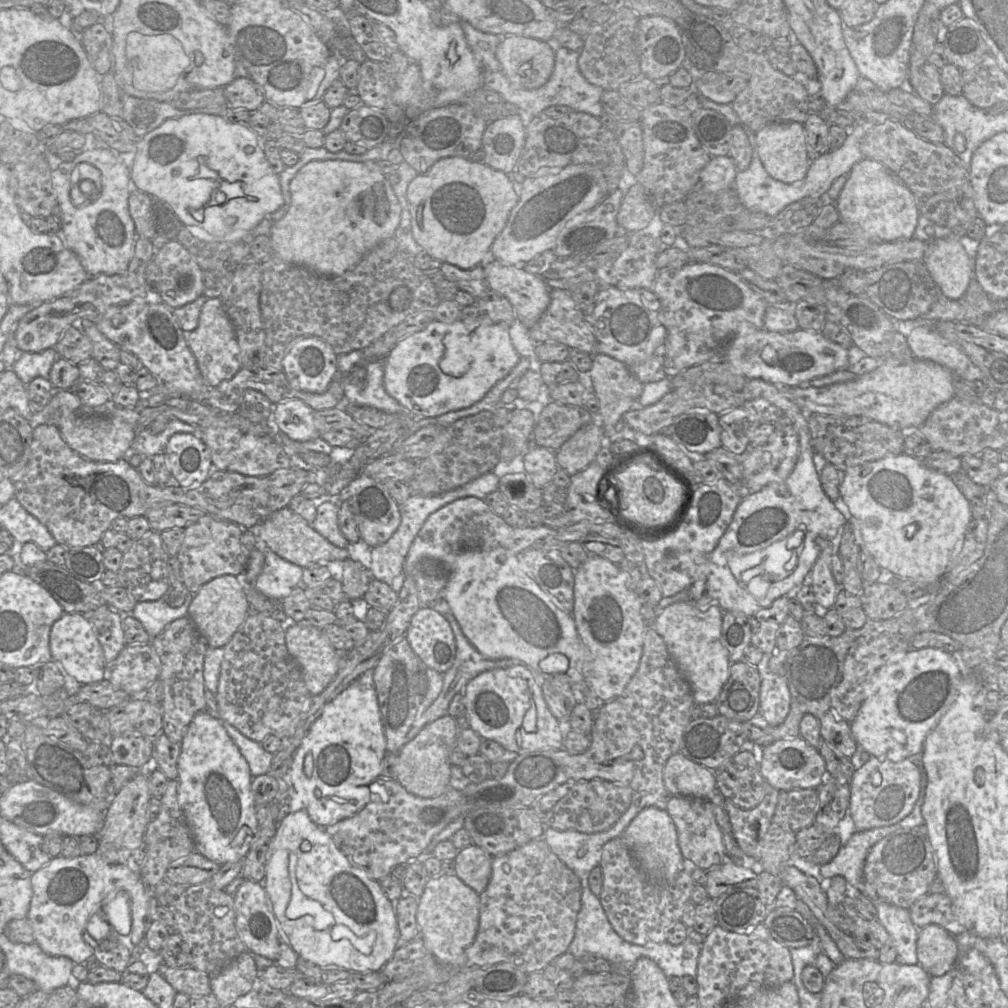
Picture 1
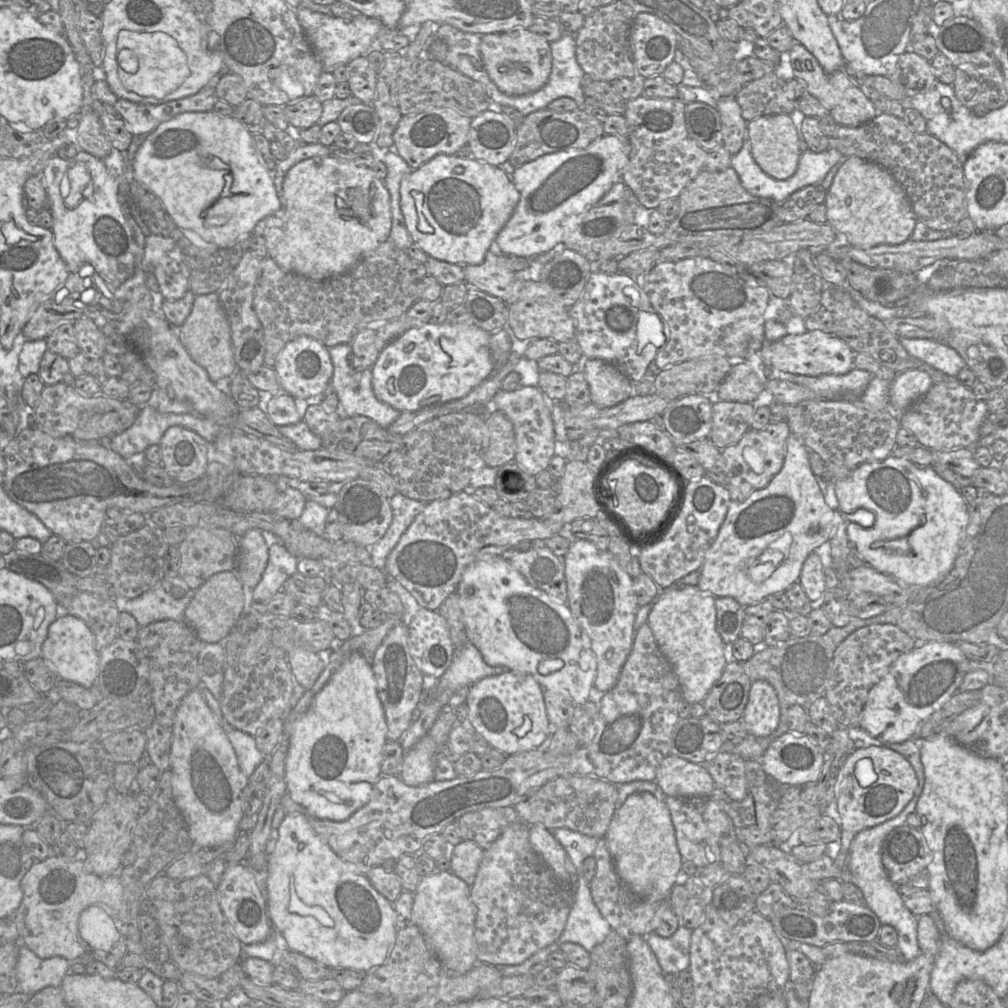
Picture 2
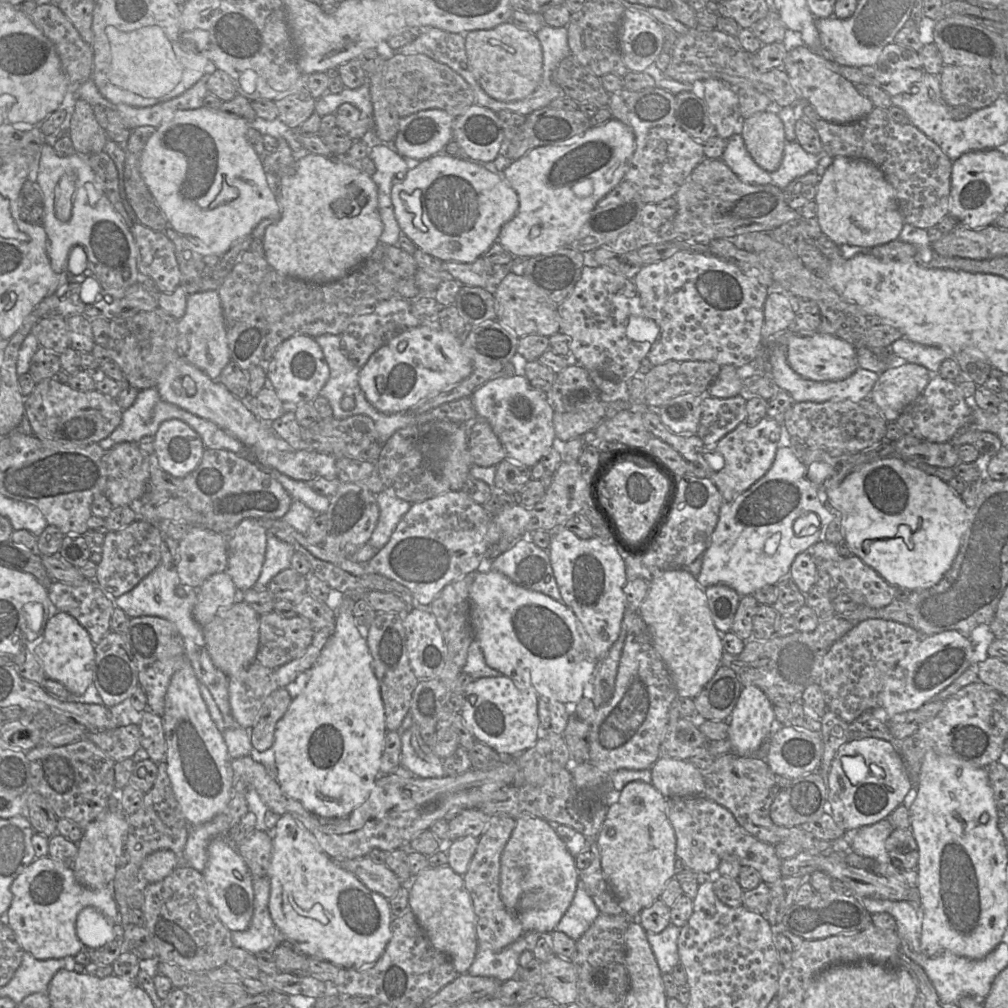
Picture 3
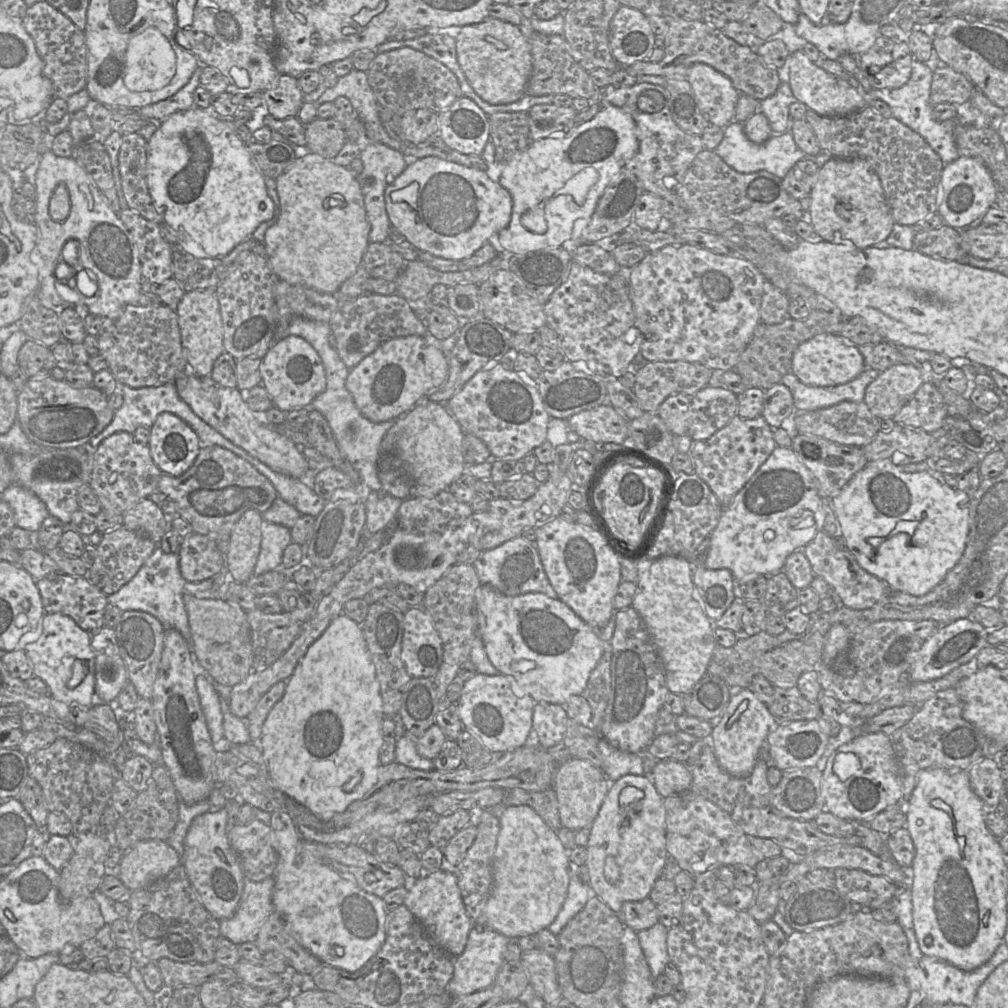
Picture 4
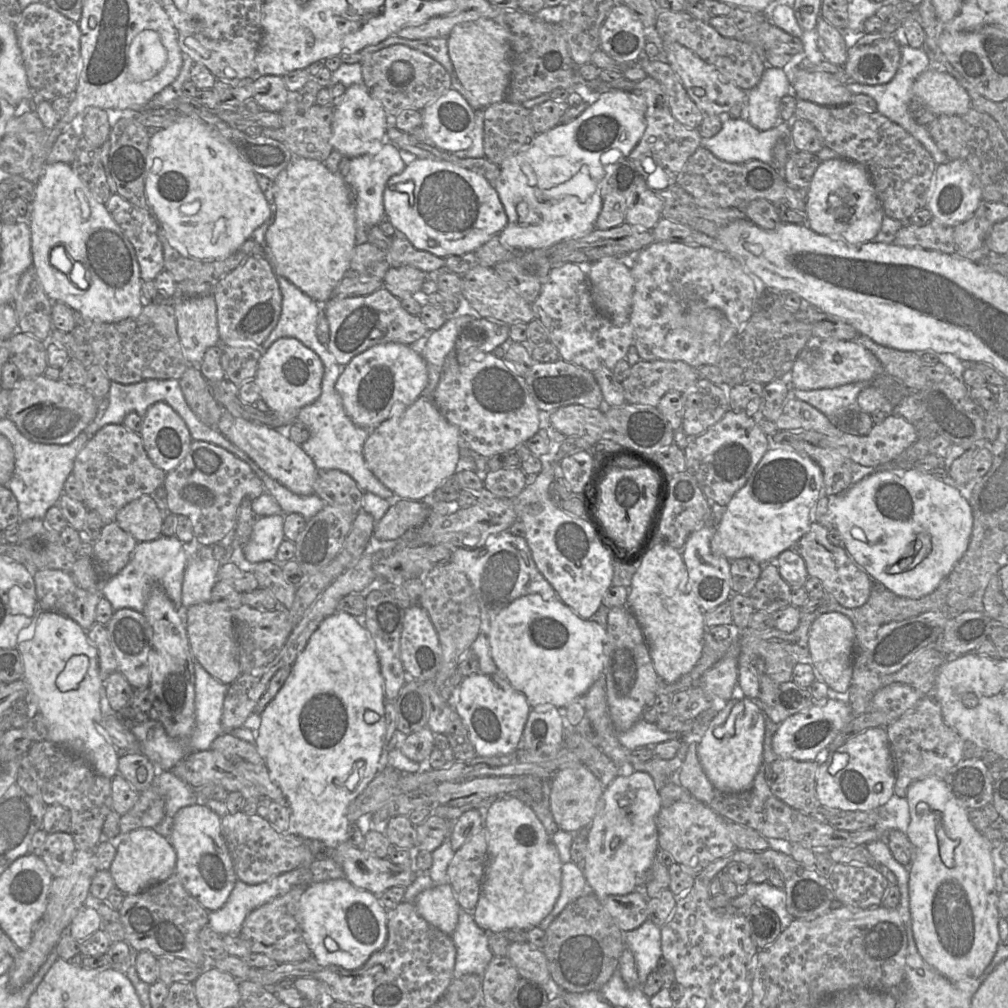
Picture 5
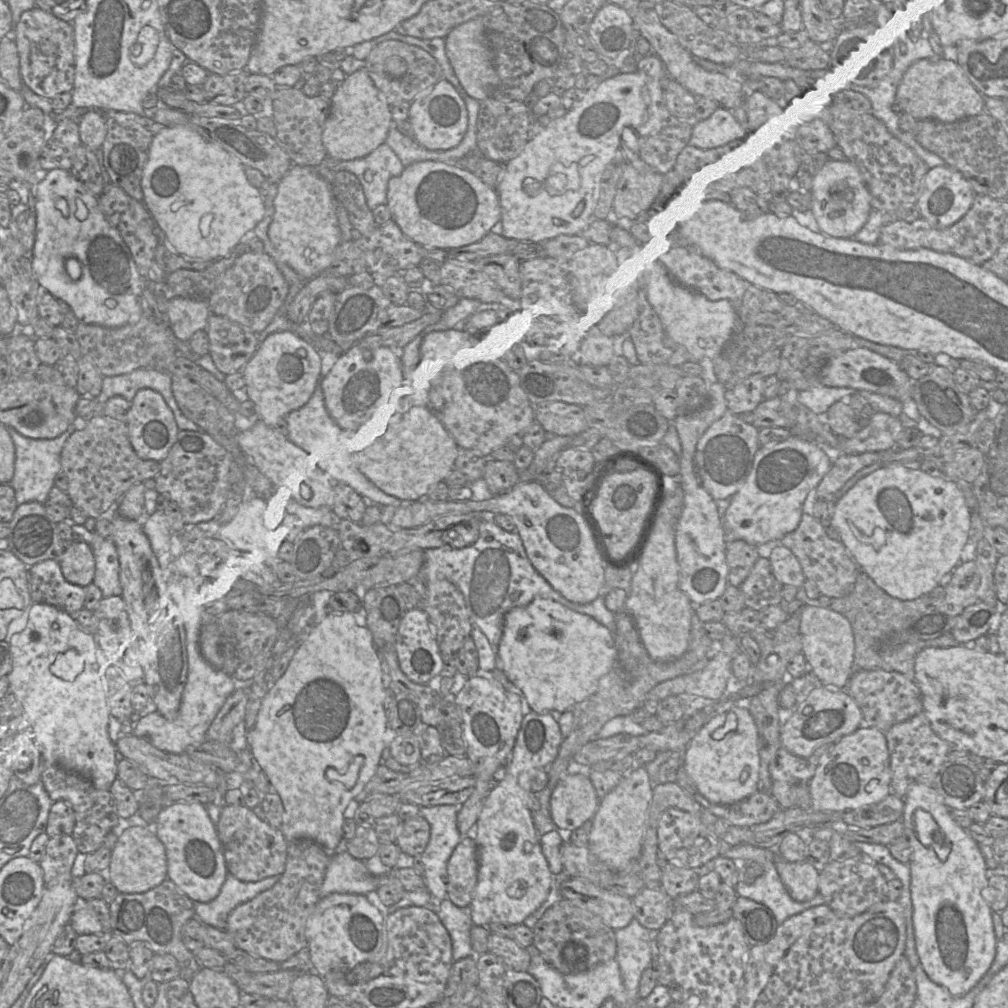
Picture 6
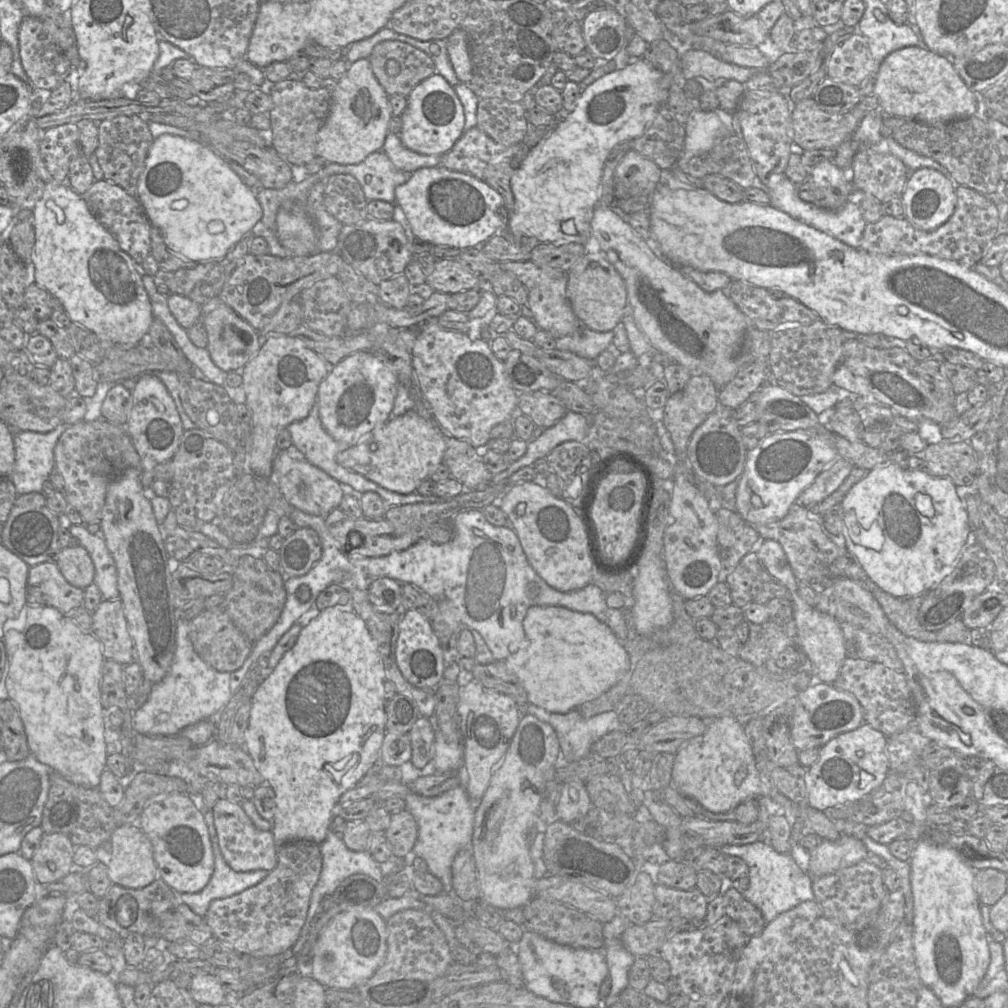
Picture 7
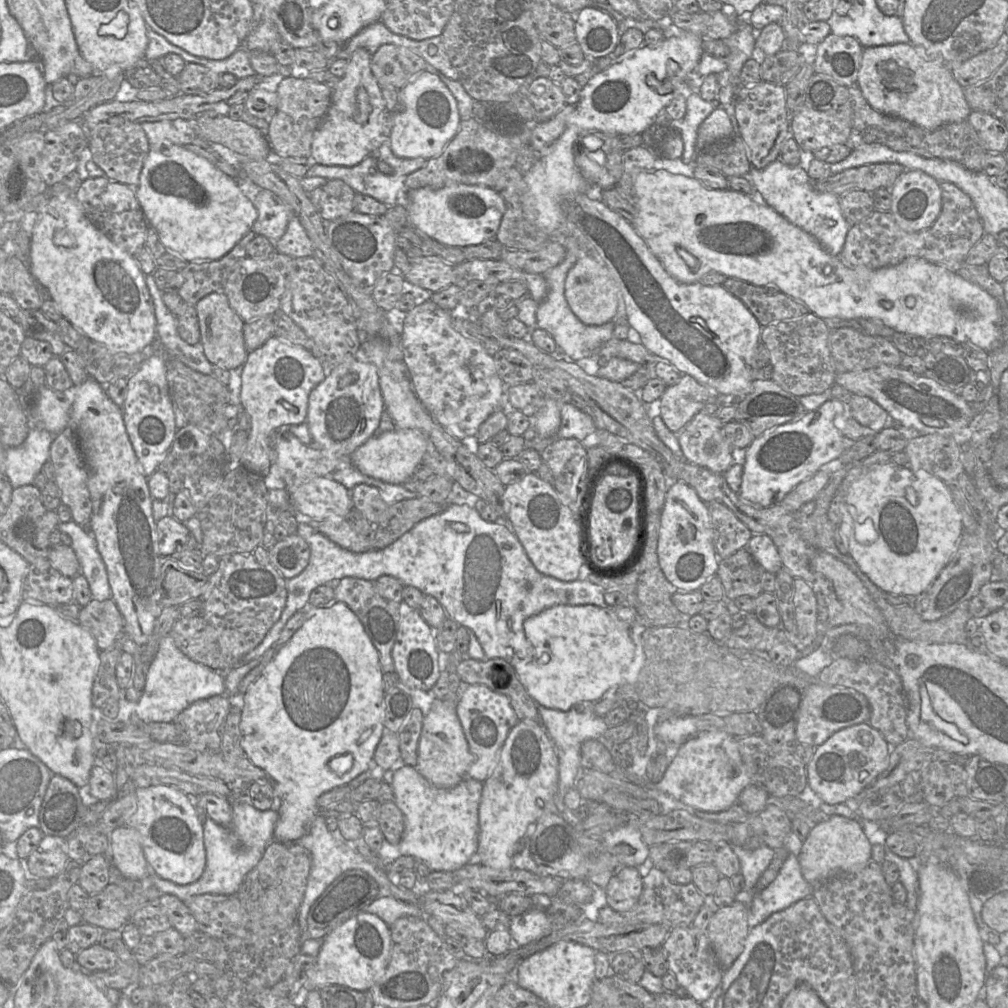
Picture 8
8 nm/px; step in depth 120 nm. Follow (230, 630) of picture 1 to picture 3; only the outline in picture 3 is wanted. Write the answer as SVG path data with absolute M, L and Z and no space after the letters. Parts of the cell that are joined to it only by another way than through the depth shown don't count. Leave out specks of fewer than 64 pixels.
M219 572L209 576L200 586L192 612L193 619L203 627L222 609L237 601L237 588L229 574Z

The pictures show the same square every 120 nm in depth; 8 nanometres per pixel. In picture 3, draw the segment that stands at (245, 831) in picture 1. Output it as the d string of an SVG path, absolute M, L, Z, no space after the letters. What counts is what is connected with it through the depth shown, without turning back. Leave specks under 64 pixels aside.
M188 659L171 678L161 718L167 747L167 773L174 795L190 826L209 822L227 808L234 796L234 773L223 733L210 716Z

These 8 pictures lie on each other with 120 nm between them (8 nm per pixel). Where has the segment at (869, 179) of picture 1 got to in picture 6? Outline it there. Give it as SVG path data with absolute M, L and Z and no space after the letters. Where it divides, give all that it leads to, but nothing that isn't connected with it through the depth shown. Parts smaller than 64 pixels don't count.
M829 159L813 175L811 188L812 202L810 211L820 231L836 238L853 238L865 225L870 212L871 194L858 167L848 160Z

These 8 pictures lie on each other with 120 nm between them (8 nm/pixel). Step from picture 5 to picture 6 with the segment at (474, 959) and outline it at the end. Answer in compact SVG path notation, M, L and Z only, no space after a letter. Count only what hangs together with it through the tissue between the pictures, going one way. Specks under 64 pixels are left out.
M432 896L430 905L450 934L453 962L475 955L470 939L473 923L468 910L459 908L449 899L439 901Z

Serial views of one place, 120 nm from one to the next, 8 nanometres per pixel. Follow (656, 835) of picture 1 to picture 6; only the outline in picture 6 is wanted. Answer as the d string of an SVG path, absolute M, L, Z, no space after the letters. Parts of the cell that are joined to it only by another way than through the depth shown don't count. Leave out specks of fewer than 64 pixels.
M640 766L630 777L622 777L617 787L600 800L592 819L593 826L588 848L595 858L609 868L622 870L631 861L638 859L652 800L652 791L647 770L644 766Z

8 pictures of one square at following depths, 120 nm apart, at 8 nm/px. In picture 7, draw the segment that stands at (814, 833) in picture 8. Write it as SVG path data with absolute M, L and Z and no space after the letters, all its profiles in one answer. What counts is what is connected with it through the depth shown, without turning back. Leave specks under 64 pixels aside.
M841 835L835 841L823 840L809 853L808 873L813 878L819 878L865 860L869 851L861 840Z

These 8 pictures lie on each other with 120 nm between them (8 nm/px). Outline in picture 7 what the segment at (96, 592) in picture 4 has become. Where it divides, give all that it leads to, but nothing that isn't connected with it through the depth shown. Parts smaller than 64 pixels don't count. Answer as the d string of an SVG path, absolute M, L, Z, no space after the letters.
M45 562L29 568L26 600L30 605L50 606L71 614L83 607L84 589L69 584L57 564Z

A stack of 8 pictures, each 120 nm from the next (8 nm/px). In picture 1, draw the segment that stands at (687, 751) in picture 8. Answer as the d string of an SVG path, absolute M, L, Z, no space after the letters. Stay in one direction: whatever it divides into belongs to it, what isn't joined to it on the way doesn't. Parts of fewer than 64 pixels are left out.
M768 672L760 685L759 715L771 726L781 724L790 710L791 696L785 678Z

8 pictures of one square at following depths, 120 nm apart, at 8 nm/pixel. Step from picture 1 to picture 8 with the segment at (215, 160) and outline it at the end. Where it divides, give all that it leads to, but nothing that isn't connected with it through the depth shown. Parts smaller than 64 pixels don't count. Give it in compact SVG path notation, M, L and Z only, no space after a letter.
M180 145L164 147L161 151L150 148L135 188L147 223L157 231L165 247L187 262L202 263L220 259L252 230L258 217L257 209L237 181L206 158Z

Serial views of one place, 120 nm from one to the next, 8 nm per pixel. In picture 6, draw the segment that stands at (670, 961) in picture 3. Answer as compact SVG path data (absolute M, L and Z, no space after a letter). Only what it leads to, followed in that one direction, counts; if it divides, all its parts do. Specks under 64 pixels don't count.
M635 918L628 926L615 930L617 961L624 986L631 999L639 997L639 982L643 971L651 967L655 953L655 934Z

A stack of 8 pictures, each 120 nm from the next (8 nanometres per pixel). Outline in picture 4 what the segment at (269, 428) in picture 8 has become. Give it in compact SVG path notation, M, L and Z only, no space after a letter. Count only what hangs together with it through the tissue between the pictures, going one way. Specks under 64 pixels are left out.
M295 335L274 341L261 358L259 371L261 385L268 392L273 406L284 412L309 406L326 387L321 358L306 340Z

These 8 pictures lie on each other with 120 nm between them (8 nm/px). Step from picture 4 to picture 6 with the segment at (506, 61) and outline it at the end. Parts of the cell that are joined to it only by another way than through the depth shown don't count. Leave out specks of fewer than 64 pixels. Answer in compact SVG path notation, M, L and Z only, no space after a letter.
M476 17L453 28L445 37L445 50L446 56L465 92L479 102L491 97L493 90L499 84L499 77L493 65L483 18Z

